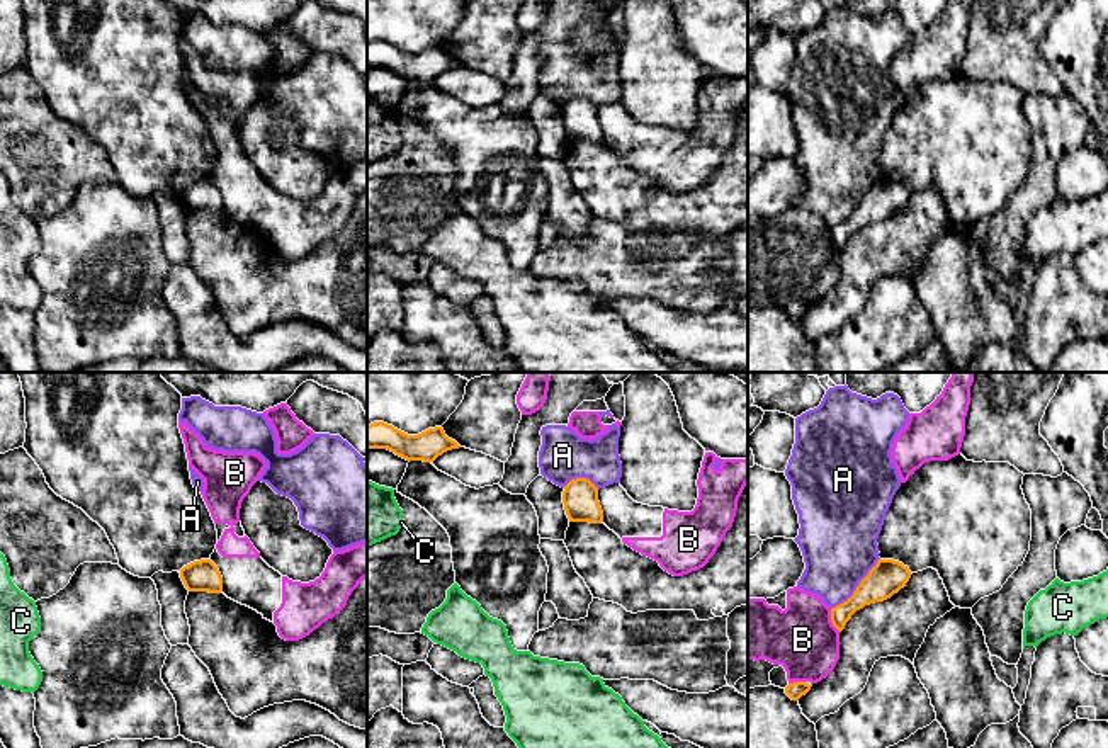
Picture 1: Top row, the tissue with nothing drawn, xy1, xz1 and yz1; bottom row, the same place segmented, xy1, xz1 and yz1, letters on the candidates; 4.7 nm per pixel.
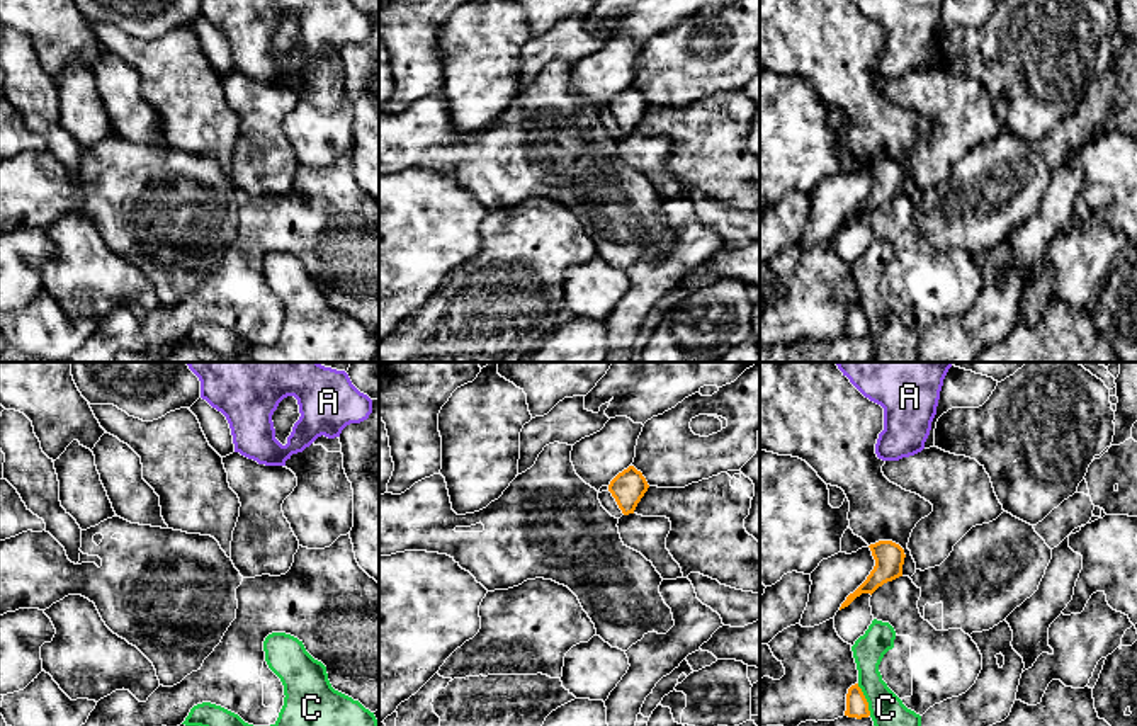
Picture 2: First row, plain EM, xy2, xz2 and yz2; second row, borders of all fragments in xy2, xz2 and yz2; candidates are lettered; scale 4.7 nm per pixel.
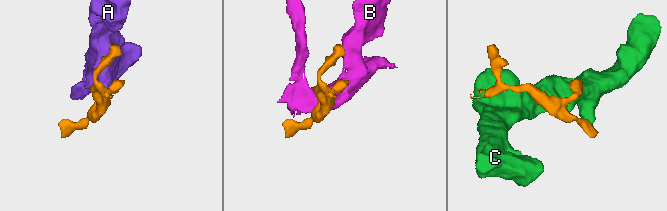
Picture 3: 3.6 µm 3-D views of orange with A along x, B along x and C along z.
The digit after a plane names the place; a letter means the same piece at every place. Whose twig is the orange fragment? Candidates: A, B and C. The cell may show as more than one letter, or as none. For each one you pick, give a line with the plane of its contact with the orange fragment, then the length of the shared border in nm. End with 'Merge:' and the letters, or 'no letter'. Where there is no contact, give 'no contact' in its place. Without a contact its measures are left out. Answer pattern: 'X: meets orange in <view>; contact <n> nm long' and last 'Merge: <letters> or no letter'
Merge: no letter

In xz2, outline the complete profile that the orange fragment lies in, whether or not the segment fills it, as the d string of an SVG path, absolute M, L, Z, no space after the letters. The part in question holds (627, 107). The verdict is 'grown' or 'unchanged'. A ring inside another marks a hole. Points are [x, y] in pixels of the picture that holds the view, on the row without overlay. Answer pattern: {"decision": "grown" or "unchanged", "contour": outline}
{"decision": "grown", "contour": "M629 85L619 92L607 111L598 112L602 126L615 138L634 133L649 104L641 90Z"}

